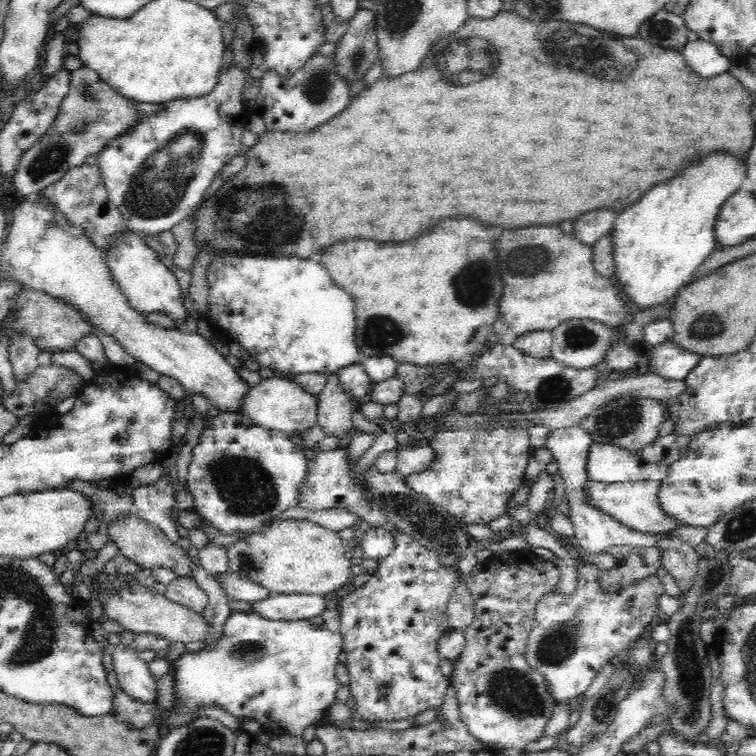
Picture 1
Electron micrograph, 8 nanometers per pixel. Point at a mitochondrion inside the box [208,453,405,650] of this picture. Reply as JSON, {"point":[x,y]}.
{"point":[247,562]}

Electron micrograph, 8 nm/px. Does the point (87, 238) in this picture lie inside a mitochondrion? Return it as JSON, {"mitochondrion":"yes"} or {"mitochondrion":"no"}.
{"mitochondrion":"no"}

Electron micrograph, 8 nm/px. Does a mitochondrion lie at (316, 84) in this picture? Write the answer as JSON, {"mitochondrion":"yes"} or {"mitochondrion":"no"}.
{"mitochondrion":"yes"}

